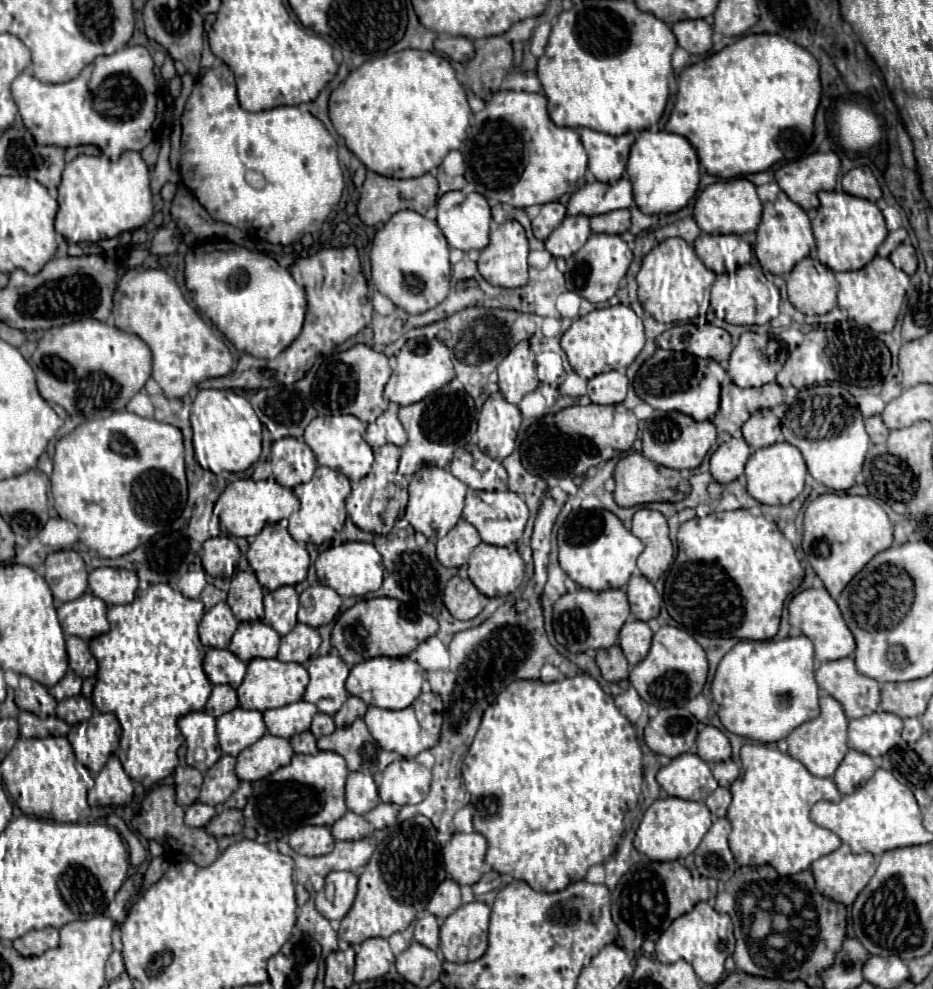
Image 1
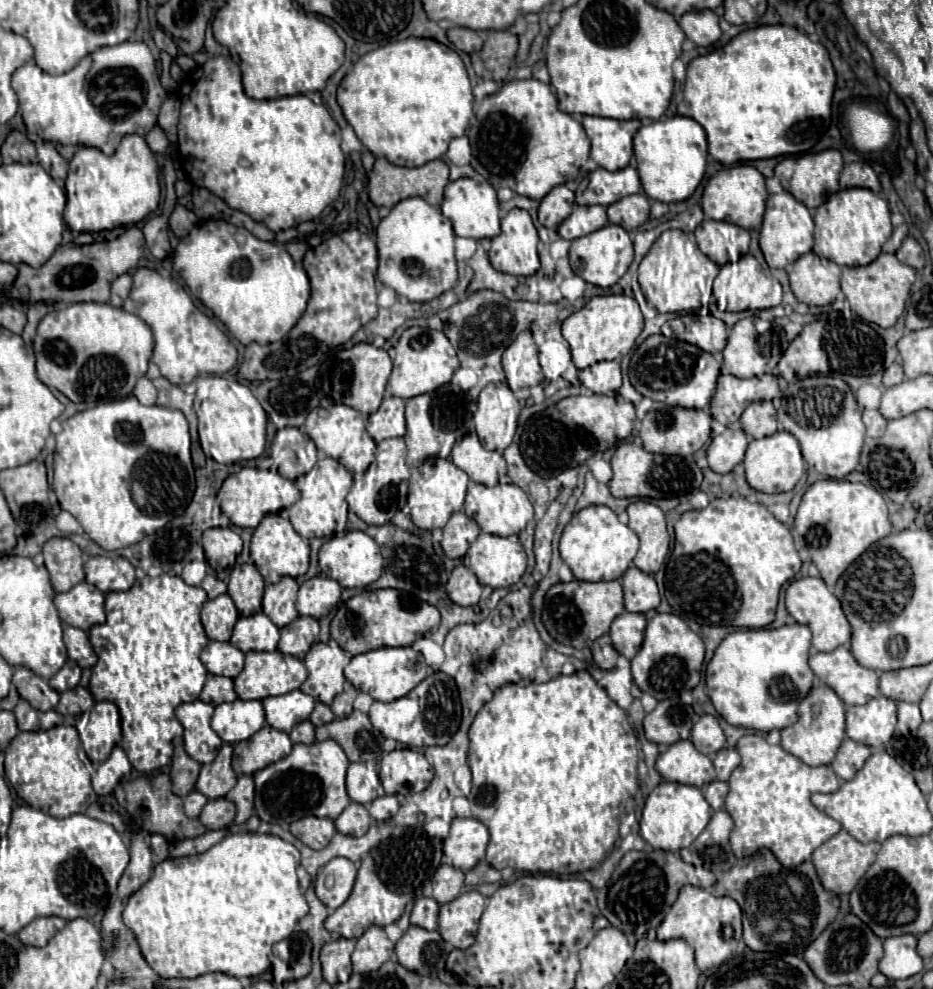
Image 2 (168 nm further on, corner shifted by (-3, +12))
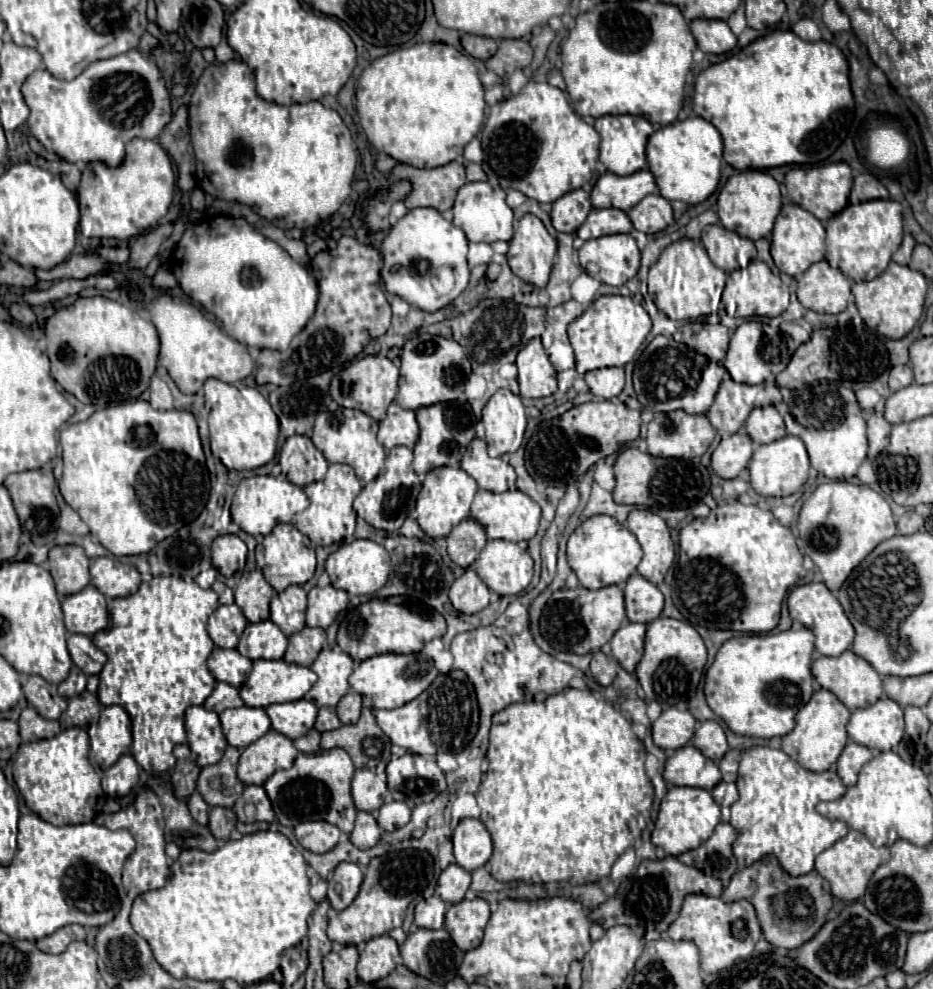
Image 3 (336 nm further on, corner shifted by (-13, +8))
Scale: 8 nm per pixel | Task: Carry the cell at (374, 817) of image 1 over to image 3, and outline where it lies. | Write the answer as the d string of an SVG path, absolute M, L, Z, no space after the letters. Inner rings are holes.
M388 800L380 810L378 810L378 824L384 830L396 830L402 828L404 824L408 824L410 820L410 808L404 802L396 802L396 800Z

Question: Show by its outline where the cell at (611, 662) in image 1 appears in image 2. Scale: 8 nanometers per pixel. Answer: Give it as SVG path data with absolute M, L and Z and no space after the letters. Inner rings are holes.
M592 644L592 656L594 656L594 664L602 670L612 670L616 666L616 660L618 660L618 652L614 650L612 644L606 644L606 646L600 646L600 644Z

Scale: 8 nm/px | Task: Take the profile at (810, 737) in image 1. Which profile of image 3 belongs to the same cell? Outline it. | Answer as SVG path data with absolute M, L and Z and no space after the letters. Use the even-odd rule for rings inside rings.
M820 688L812 694L810 702L802 706L802 710L798 710L796 728L782 738L782 750L786 750L786 754L790 754L792 758L798 758L800 766L804 766L810 772L830 770L848 742L846 734L848 720L850 710L830 690Z

